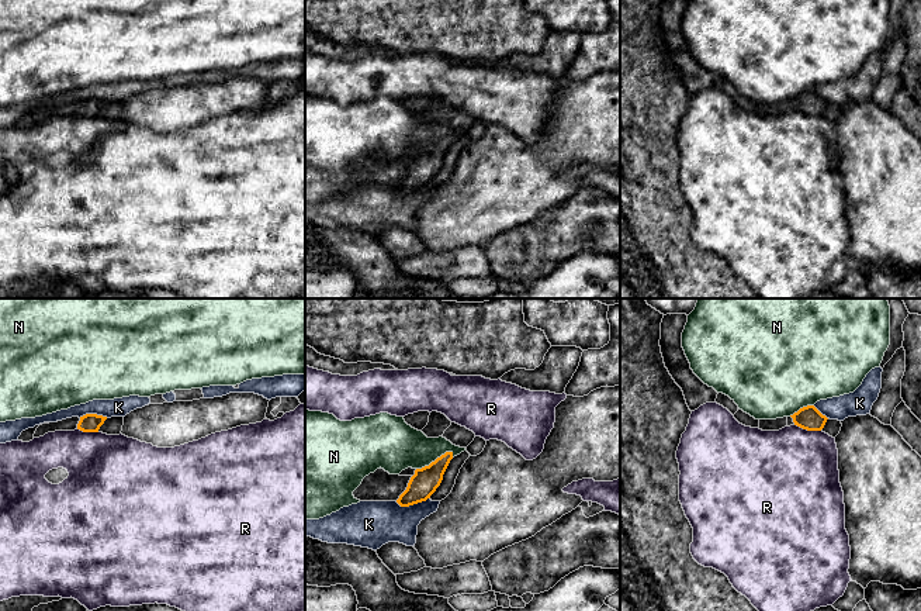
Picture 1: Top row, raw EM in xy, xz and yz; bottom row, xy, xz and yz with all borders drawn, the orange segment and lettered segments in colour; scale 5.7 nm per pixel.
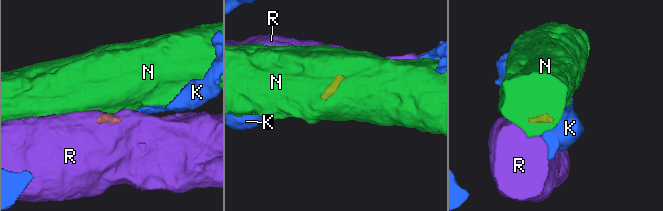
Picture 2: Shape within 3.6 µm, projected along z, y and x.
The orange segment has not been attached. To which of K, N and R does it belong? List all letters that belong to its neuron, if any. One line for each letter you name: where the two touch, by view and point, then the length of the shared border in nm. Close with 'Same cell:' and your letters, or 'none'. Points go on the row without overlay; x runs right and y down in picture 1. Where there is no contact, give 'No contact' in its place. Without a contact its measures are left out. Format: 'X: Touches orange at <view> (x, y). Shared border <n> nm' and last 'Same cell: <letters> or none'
Same cell: none

